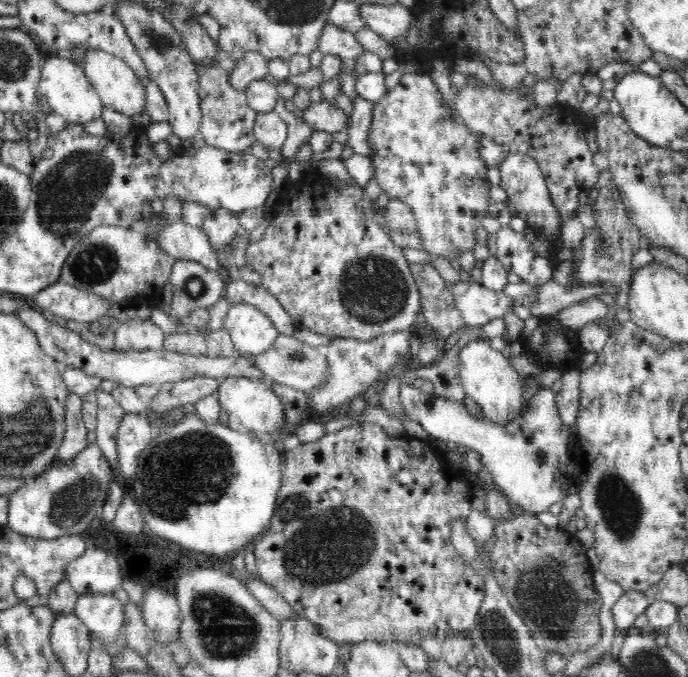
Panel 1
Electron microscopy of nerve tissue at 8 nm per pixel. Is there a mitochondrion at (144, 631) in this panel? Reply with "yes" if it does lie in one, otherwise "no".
no

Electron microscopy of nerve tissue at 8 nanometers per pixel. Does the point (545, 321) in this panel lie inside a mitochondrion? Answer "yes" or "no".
no

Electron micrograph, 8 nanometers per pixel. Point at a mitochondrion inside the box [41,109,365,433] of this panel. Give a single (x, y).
(95, 264)

